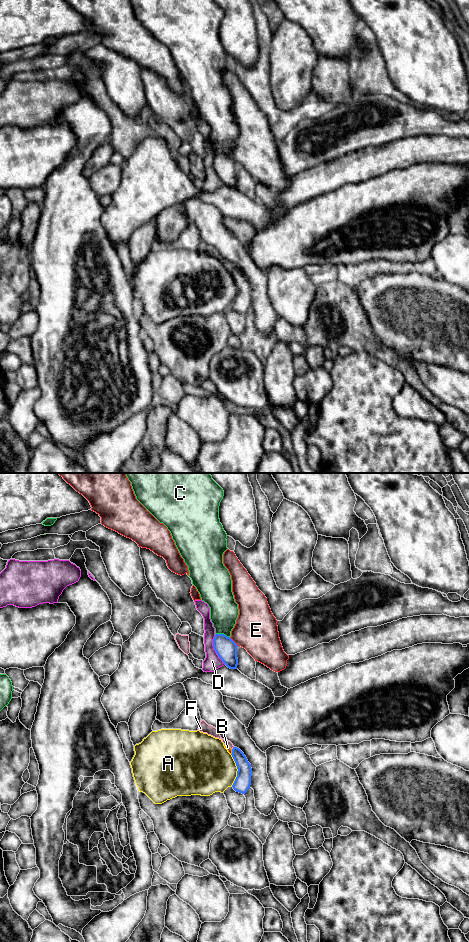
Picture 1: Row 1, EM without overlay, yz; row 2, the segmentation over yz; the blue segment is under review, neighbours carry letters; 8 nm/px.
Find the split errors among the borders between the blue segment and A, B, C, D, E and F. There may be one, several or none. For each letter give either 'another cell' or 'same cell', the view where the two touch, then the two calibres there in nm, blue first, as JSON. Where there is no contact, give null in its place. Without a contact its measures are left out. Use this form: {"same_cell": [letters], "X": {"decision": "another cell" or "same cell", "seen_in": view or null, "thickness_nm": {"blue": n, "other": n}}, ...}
{"same_cell": [], "A": {"decision": "another cell", "seen_in": "yz", "thickness_nm": {"blue": 130, "other": 420}}, "B": {"decision": "another cell", "seen_in": "yz", "thickness_nm": {"blue": 130, "other": 40}}, "C": {"decision": "another cell", "seen_in": "yz", "thickness_nm": {"blue": 170, "other": 220}}, "D": {"decision": "another cell", "seen_in": "yz", "thickness_nm": {"blue": 170, "other": 130}}, "E": {"decision": "another cell", "seen_in": "yz", "thickness_nm": {"blue": 170, "other": 340}}, "F": {"decision": "another cell", "seen_in": "yz", "thickness_nm": {"blue": 120, "other": 80}}}

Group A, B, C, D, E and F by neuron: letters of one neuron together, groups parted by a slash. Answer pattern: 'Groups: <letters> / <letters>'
Groups: A / B F / C / D / E

